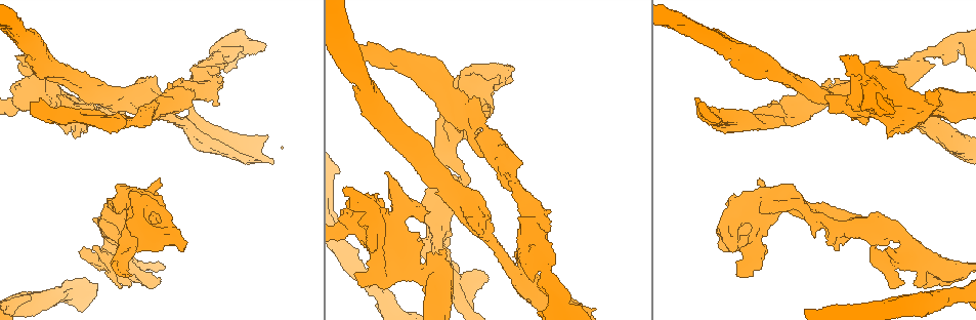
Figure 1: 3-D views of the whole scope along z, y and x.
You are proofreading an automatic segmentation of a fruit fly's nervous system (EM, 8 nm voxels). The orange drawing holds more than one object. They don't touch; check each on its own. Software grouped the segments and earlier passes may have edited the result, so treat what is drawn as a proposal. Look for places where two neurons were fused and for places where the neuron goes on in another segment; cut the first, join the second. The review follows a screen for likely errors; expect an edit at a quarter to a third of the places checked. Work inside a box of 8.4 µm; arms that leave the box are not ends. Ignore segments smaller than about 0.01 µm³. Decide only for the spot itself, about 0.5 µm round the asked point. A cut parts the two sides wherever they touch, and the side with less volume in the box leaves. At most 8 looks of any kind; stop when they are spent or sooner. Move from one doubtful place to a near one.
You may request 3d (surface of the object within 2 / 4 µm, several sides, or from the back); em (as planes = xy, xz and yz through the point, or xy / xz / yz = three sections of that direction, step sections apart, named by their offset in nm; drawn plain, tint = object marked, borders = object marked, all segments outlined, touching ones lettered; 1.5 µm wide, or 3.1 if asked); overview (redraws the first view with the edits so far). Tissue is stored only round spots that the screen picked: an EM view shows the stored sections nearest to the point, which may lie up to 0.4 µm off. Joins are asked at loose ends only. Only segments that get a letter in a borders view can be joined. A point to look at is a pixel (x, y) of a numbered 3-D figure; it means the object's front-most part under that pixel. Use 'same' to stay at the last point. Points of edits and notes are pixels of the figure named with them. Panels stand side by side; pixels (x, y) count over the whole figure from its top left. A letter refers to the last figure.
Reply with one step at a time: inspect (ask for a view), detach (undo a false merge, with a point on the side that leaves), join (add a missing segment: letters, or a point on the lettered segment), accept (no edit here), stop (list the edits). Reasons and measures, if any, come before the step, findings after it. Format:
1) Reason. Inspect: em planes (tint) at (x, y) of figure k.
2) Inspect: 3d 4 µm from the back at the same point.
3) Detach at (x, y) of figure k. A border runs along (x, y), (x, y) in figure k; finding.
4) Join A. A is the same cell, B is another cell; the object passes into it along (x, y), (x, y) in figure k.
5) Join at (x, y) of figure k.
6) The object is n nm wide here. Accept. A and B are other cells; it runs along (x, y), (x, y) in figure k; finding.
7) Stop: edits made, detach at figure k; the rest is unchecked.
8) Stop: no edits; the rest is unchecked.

Sudden change in width. Inspect: em planes (plain) at (751, 253) of figure 1.

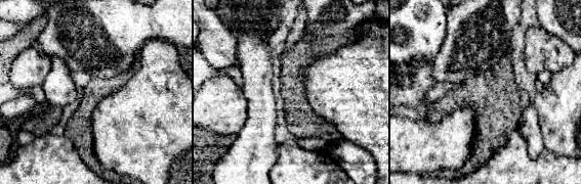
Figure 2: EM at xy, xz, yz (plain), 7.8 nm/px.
Inspect: em planes (borders) at the same point.

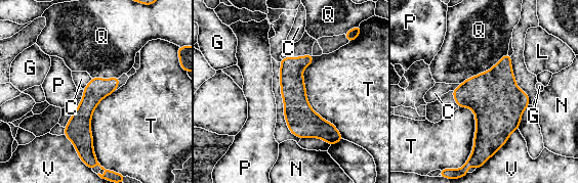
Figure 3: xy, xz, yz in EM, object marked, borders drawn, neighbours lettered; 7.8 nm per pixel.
The longest contact is with T, 650 nm. Accept. C, G, L, N, P, Q, T and V are other cells; one neuron here.

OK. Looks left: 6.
Arms part here. Inspect: em planes (tint) at (111, 228) of figure 1.

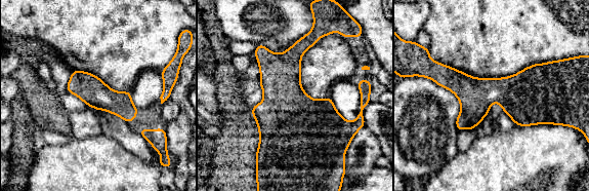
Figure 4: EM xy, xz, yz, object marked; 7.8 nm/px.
What lies round it. Inspect: em planes (borders) at the same point.

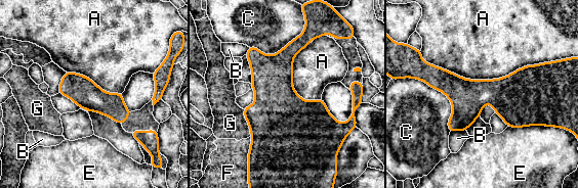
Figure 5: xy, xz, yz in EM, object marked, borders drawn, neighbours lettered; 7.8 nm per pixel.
The object is 220 nm wide here. Accept. A, B, C, E, F and G are other cells; a border runs along (422, 59), (466, 79), (546, 62) in figure 5; continuous, no second neuron.

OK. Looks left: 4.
Branch stops here. Inspect: em planes (borders) at (927, 93) of figure 1.

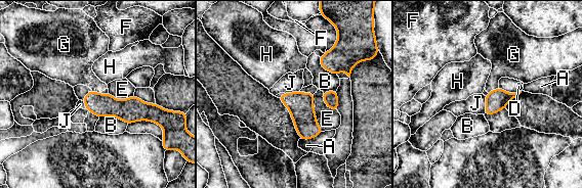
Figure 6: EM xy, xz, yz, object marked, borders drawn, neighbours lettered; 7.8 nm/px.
The longest contact is with E, 320 nm. Accept. A, B, D, E, F, G, H and J are other cells; it runs along (86, 99), (122, 109), (158, 109) in figure 6; none of them fits.

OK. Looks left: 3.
Stop: no edits; the rest is unchecked.

